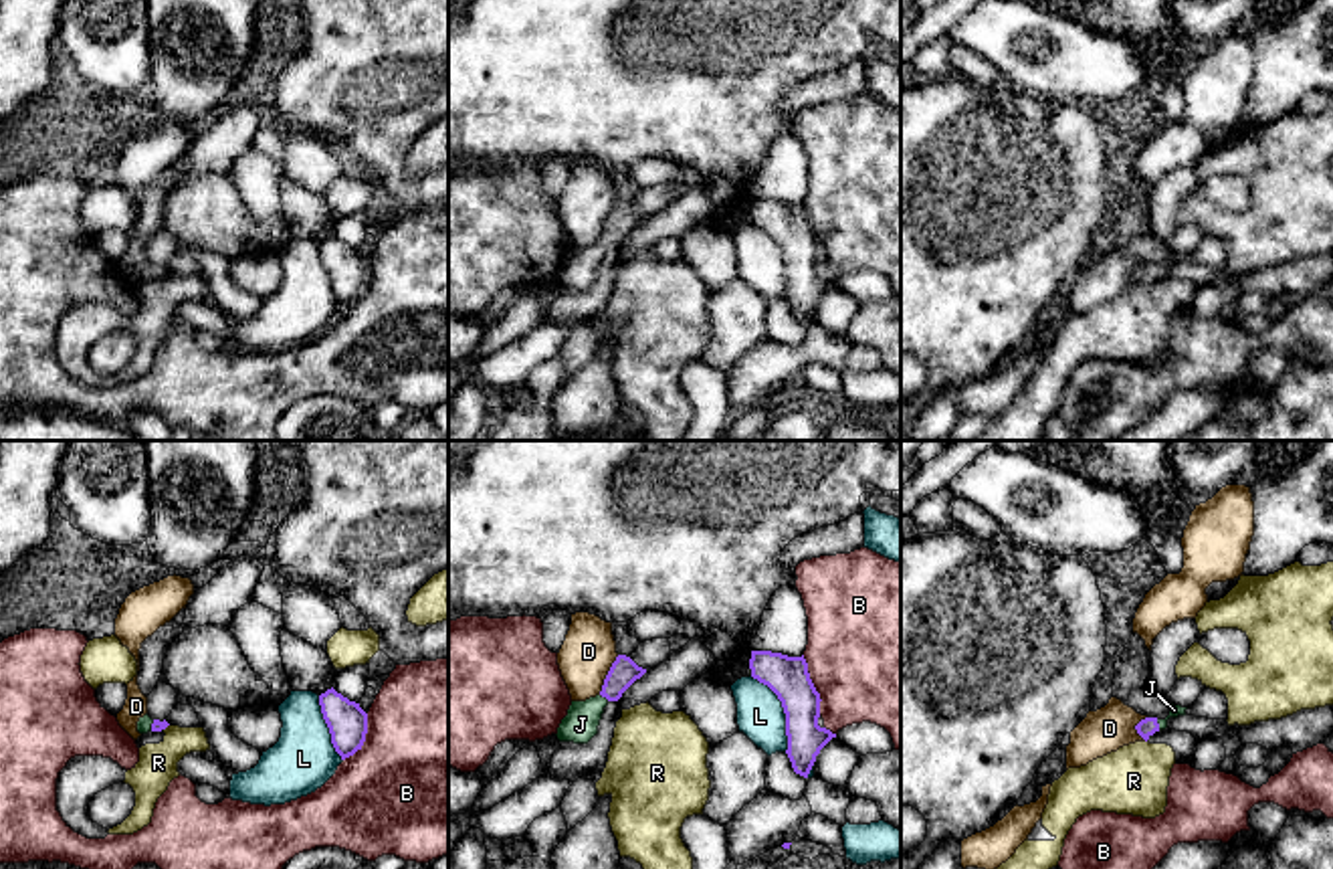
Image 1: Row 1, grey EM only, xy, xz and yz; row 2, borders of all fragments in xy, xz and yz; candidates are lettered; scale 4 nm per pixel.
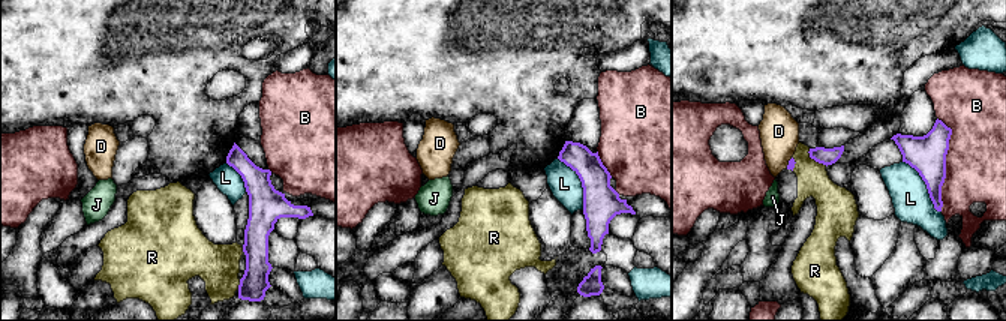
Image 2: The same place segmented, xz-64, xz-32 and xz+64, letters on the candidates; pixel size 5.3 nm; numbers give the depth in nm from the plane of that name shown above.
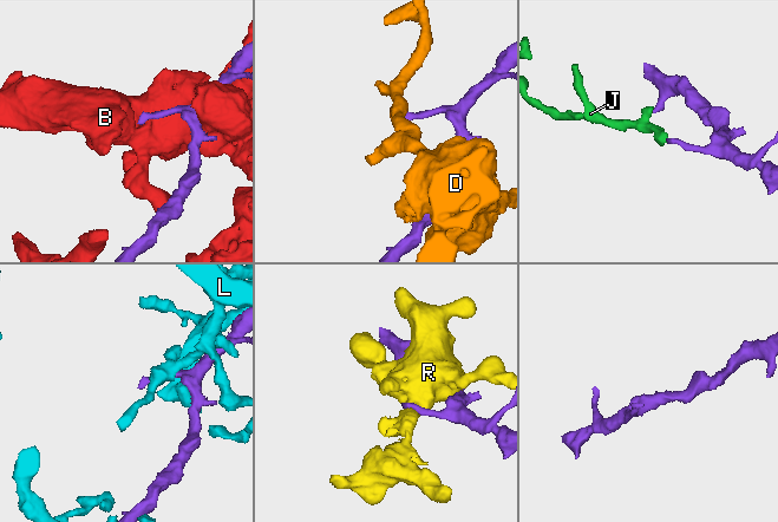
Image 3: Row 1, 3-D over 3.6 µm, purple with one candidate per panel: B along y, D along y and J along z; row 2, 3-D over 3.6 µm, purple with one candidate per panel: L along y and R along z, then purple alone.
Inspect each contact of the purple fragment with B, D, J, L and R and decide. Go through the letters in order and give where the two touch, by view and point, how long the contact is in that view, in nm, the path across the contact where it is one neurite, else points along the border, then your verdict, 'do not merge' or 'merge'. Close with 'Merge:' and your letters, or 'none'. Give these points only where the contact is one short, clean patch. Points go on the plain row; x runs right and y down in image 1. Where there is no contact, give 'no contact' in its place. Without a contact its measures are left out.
B: meets purple in xz at (812, 233); contact 260 nm long; do not merge
D: meets purple in xz at (606, 223); contact 180 nm long; do not merge
J: meets purple in yz at (1158, 271); contact 40 nm long; runs through yz (1148, 273), (1158, 271), (1174, 257); merge
L: meets purple in xz at (784, 259); contact 340 nm long; do not merge
R: meets purple in xy at (166, 273); contact 40 nm long; do not merge
Merge: J

